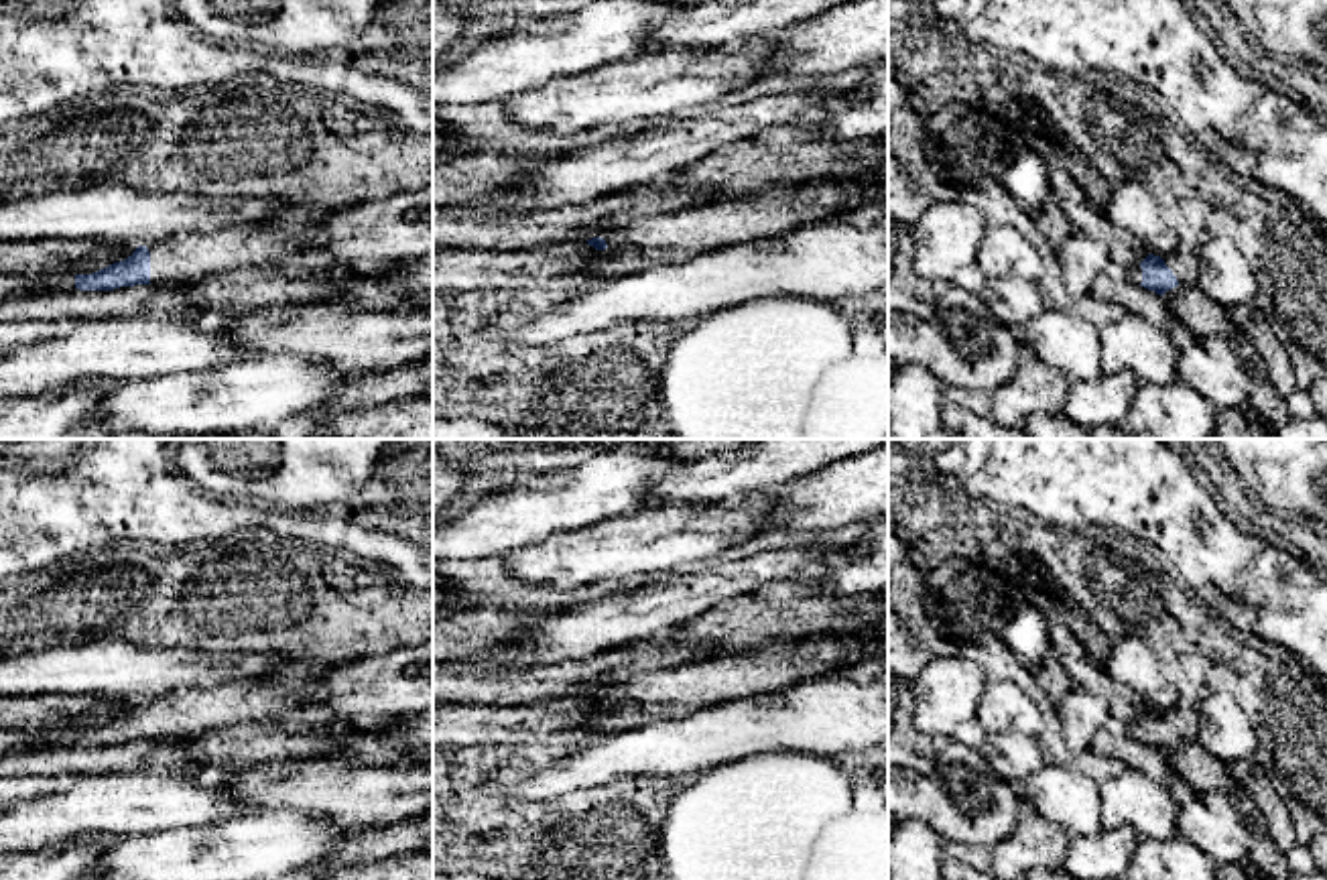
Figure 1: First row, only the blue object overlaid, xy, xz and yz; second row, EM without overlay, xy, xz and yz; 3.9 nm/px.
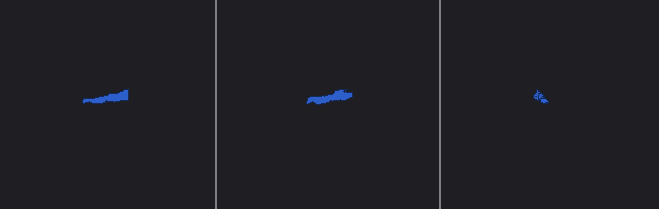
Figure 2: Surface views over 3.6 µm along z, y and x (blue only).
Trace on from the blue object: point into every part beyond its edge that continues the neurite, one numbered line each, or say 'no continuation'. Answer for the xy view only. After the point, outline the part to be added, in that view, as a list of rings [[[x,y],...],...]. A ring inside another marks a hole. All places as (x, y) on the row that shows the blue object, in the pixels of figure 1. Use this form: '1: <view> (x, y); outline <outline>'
1: xy (185, 257); outline [[[242,224],[207,234],[177,234],[150,252],[150,285],[181,285],[240,266],[272,264],[305,252],[293,230],[278,224]]]

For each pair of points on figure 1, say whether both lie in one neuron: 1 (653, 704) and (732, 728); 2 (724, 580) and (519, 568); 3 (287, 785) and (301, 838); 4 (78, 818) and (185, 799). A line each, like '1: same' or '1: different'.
1: different
2: different
3: different
4: same

